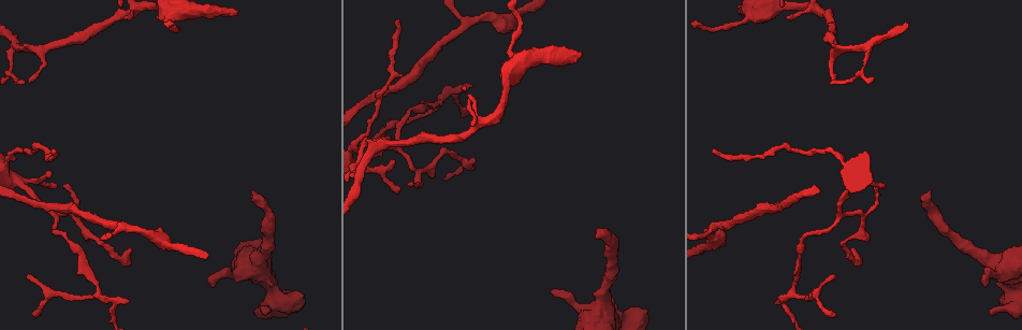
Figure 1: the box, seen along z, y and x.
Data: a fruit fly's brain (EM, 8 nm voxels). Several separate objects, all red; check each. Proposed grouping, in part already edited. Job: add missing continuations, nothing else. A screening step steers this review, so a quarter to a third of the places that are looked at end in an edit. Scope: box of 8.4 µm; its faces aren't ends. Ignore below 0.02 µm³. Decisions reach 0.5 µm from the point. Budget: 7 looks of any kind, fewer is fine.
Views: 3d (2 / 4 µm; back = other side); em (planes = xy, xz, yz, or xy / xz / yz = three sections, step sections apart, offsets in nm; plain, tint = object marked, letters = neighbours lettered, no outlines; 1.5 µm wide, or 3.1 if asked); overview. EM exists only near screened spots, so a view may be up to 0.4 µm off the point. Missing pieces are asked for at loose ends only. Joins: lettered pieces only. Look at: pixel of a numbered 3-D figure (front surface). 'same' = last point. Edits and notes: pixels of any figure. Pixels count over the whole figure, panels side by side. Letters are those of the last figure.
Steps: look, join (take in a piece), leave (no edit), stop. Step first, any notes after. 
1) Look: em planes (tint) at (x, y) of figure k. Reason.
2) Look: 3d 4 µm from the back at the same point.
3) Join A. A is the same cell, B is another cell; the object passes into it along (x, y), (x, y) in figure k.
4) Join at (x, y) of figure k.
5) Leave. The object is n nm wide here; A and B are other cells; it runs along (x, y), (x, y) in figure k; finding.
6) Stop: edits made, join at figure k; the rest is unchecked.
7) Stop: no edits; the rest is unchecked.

Look: 3d 2 µm from the back at (713, 148) of figure 1. End of a long branch.

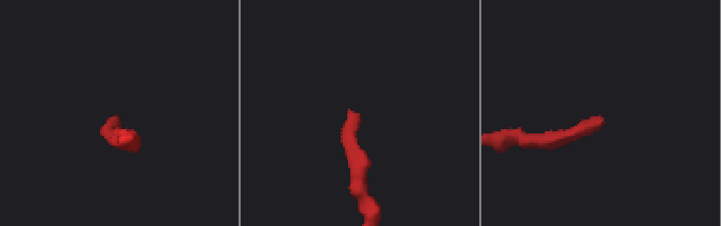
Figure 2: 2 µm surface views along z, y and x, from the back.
Look: em xy step 4 (letters) at (115, 118) of figure 2. Shape alone is not enough.

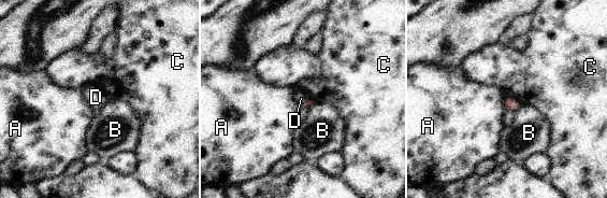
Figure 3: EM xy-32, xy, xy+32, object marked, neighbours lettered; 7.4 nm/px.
Look: em planes (letters) at the same point. Cut it another way.

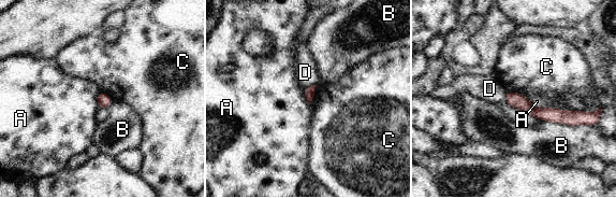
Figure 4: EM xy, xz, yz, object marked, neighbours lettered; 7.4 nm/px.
Leave. A, B, C and D are other cells; it runs along (509, 94), (538, 113), (574, 117) in figure 4; none of them fits.

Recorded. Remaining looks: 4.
Look: 3d 2 µm at (852, 248) of figure 1. Branch stops here.

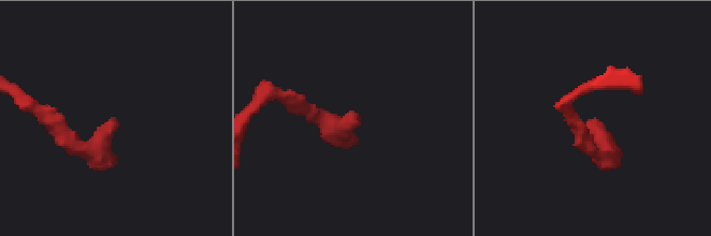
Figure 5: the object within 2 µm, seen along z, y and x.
Look: em xz step 4 (letters) at (116, 124) of figure 5.

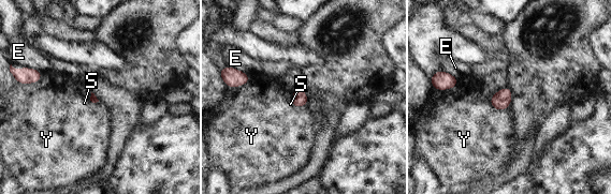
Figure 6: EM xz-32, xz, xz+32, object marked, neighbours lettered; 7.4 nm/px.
Leave. The longest contact is with Y, 190 nm; E, S and Y are other cells; a border runs along (457, 77), (453, 87), (436, 90) in figure 6; none of them fits.

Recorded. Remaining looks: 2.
Look: em planes (plain) at (557, 291) of figure 1. An open end.

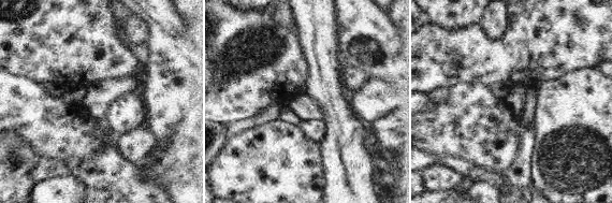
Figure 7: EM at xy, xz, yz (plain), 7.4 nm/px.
Look: em planes (letters) at the same point.

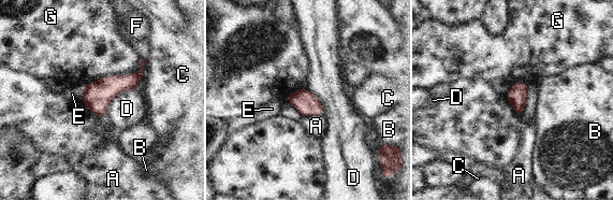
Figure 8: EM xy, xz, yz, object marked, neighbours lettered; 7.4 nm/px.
Leave. The longest contact is with G, 500 nm; A, B, C, D, E, F and G are other cells; a border runs along (135, 88), (120, 91), (104, 118) in figure 8; none of them fits.

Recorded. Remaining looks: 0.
Stop: no edits; the rest is unchecked.

